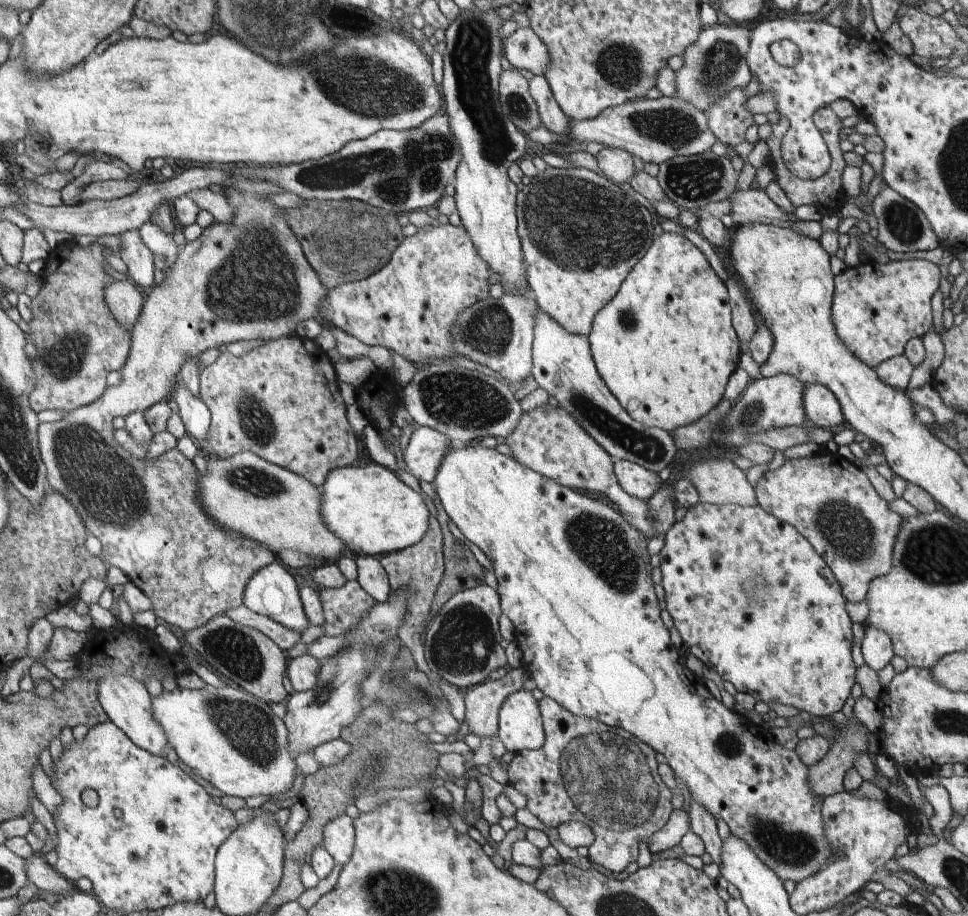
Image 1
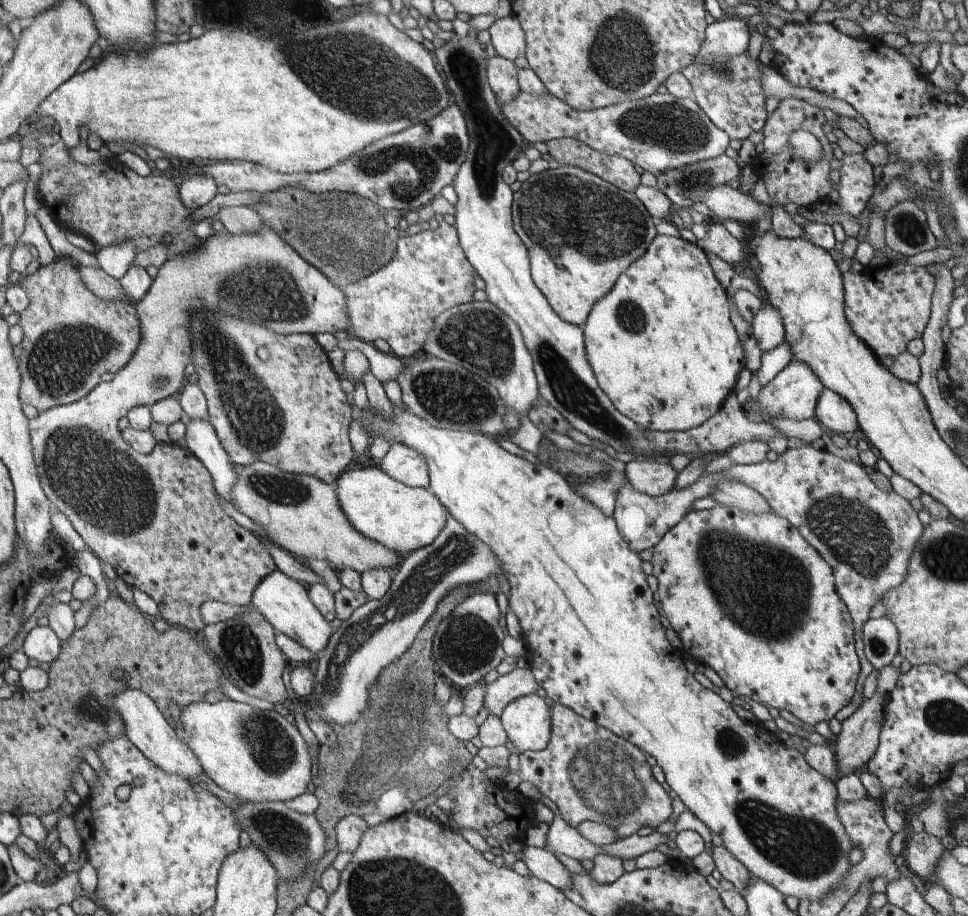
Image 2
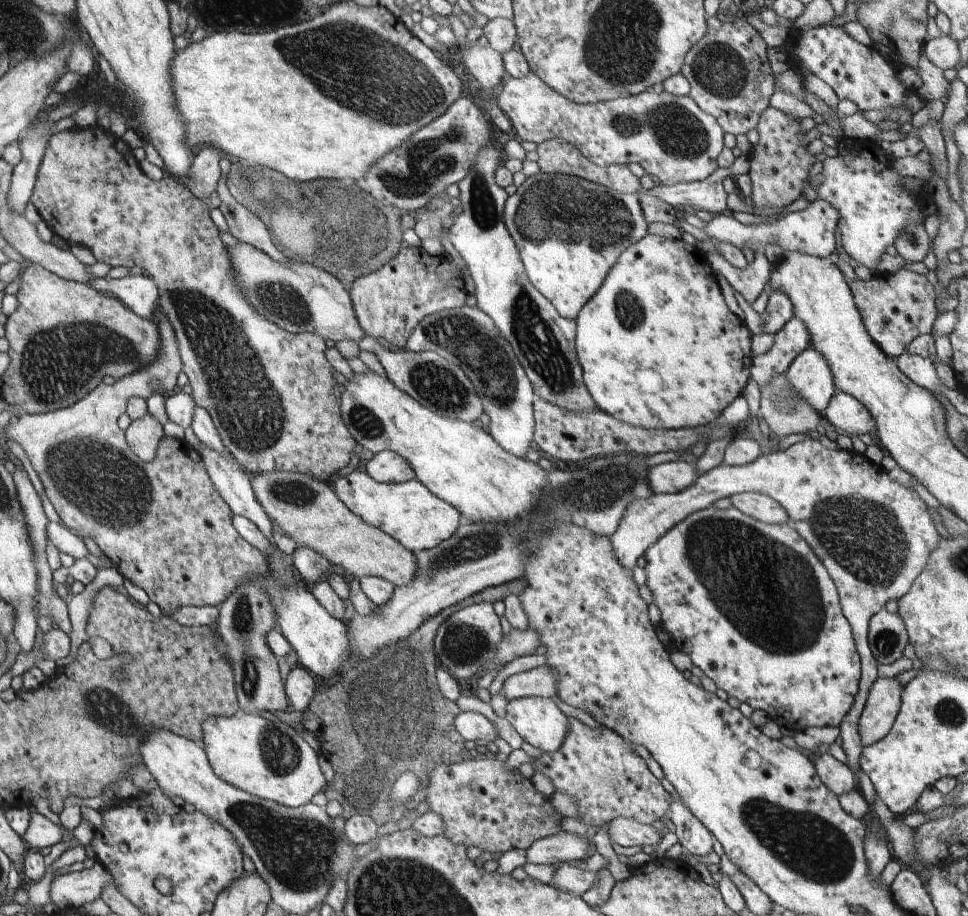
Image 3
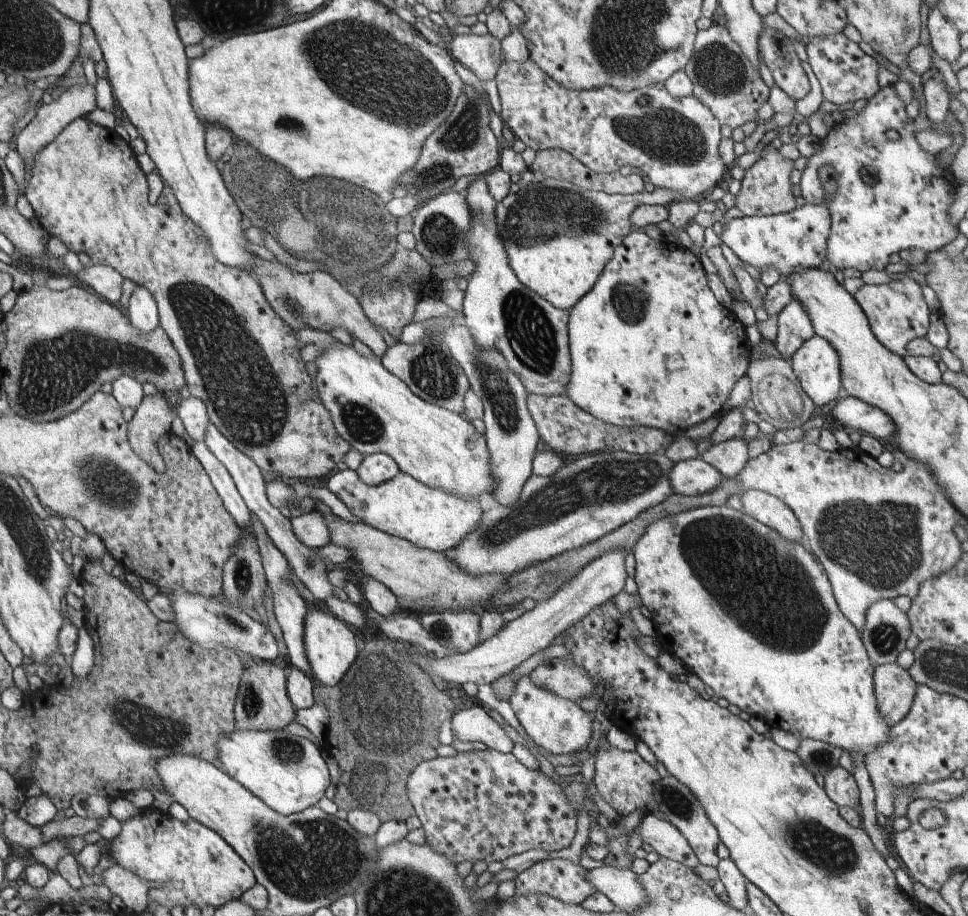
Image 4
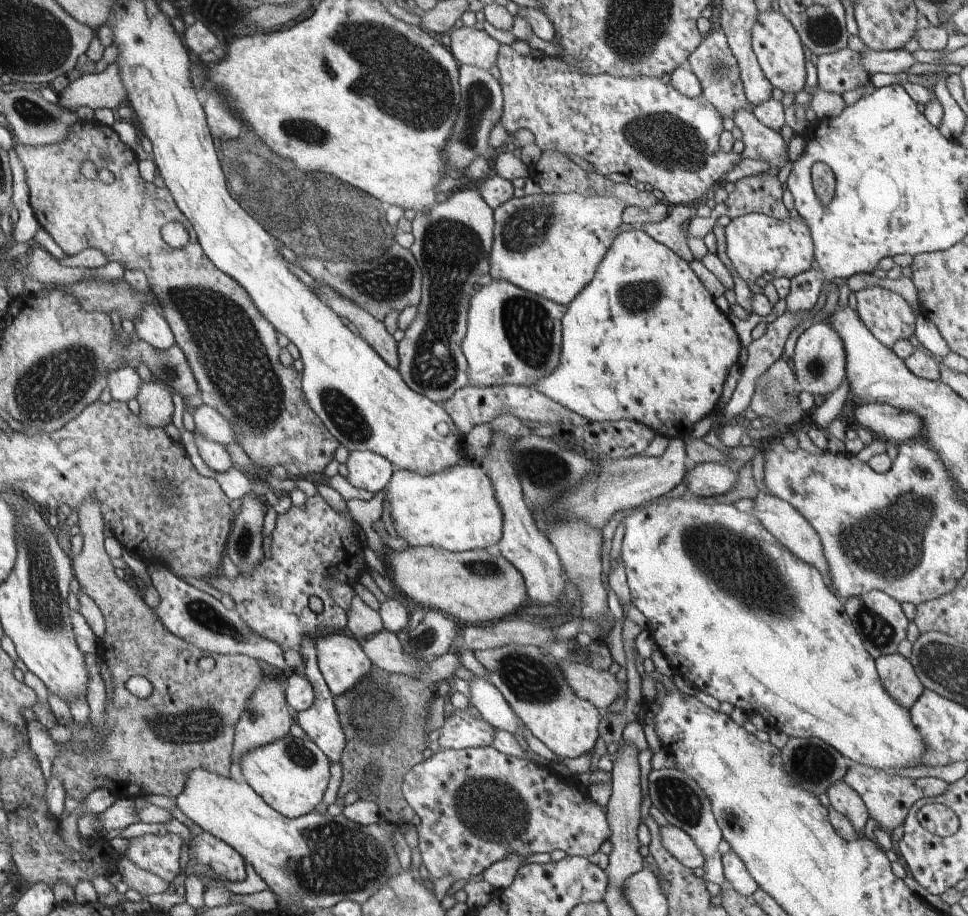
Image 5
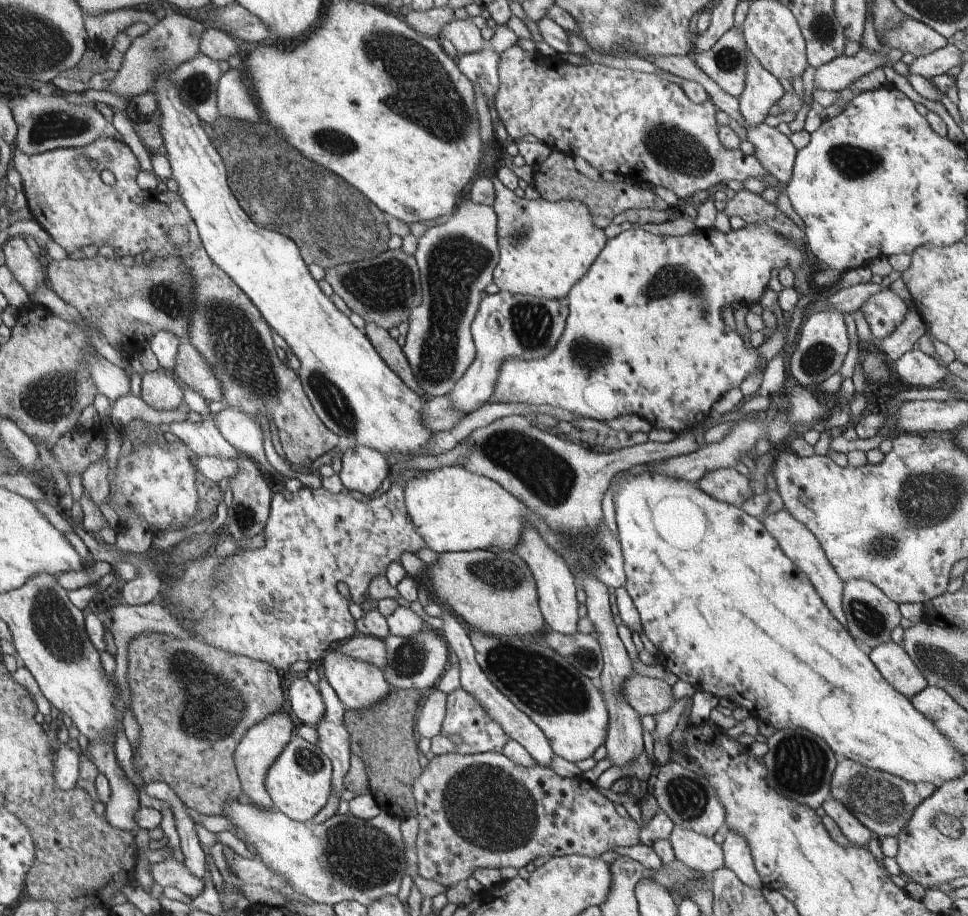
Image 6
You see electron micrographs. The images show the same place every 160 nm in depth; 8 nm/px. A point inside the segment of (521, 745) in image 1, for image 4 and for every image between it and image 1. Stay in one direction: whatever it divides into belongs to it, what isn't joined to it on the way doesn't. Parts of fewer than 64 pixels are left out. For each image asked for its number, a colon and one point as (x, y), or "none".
2: (527, 721)
3: (539, 721)
4: (559, 725)

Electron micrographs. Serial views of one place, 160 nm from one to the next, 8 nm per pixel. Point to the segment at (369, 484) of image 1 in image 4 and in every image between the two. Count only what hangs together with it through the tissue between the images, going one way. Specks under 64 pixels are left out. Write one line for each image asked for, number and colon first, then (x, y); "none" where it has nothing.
2: (403, 518)
3: (408, 511)
4: (431, 518)

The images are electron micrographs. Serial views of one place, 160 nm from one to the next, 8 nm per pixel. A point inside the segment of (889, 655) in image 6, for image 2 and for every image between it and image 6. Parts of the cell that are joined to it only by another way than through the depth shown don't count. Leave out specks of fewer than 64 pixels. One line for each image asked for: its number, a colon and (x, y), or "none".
2: (855, 745)
3: (884, 701)
4: (895, 689)
5: (898, 677)

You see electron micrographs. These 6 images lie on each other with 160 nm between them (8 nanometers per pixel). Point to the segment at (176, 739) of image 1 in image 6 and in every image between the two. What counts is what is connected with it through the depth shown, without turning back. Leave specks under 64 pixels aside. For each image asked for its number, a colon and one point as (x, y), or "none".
2: (254, 754)
3: (269, 760)
4: (287, 773)
5: (291, 774)
6: (300, 781)

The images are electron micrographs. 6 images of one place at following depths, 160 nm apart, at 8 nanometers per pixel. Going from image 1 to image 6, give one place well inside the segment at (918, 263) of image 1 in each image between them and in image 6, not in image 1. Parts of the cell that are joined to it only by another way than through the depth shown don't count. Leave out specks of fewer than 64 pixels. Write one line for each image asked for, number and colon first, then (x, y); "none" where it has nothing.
2: (888, 306)
3: (896, 308)
4: (897, 313)
5: (888, 316)
6: (884, 311)

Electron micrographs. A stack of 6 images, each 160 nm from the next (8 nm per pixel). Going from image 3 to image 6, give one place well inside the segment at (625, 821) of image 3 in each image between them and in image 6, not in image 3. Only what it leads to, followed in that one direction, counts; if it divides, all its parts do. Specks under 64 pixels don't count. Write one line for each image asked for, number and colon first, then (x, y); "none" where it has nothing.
4: (665, 839)
5: (676, 841)
6: (698, 852)

